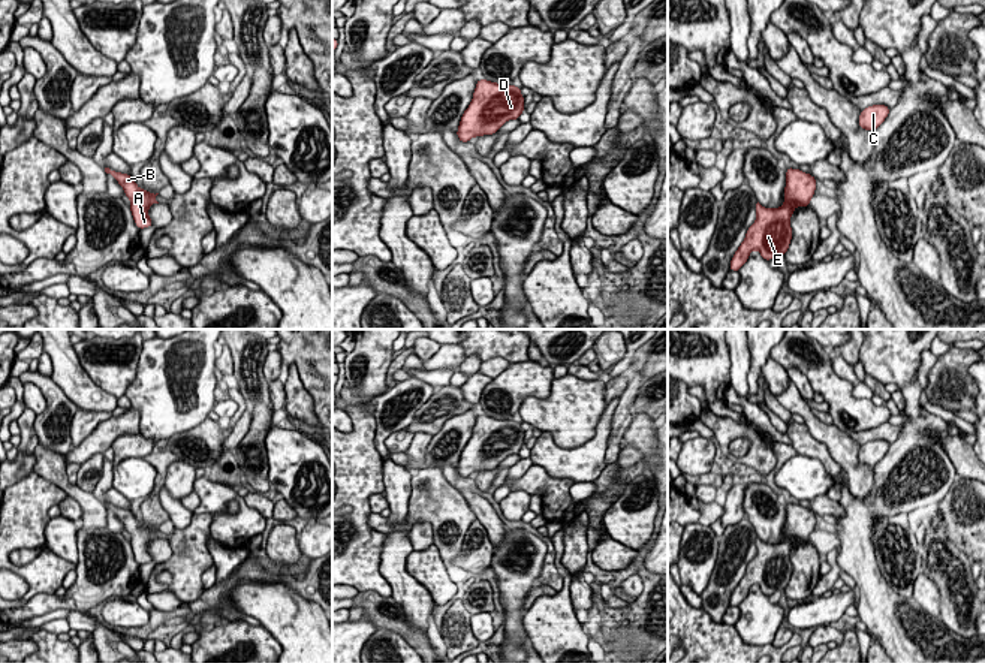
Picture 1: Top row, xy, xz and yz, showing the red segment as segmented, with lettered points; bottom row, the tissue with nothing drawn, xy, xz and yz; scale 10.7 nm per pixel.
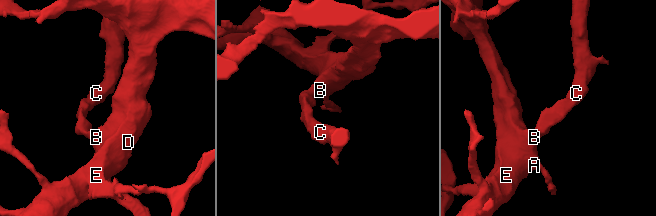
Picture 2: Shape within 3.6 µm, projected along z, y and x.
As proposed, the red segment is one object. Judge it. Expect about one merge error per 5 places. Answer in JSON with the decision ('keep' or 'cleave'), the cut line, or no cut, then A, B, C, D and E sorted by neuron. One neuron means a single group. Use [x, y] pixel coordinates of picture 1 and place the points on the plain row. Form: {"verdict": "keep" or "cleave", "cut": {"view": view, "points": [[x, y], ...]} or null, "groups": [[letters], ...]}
{"verdict": "keep", "cut": null, "groups": [["A", "B", "C", "D", "E"]]}

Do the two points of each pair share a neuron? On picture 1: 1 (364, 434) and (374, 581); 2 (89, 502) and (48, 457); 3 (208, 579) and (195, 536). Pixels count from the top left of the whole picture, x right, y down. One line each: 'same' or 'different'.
1: same
2: same
3: different

